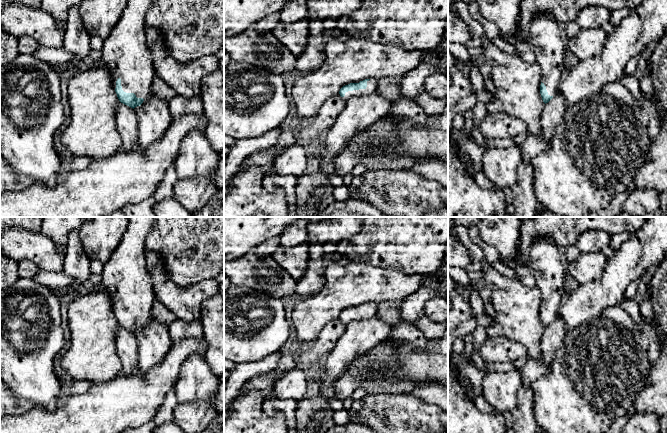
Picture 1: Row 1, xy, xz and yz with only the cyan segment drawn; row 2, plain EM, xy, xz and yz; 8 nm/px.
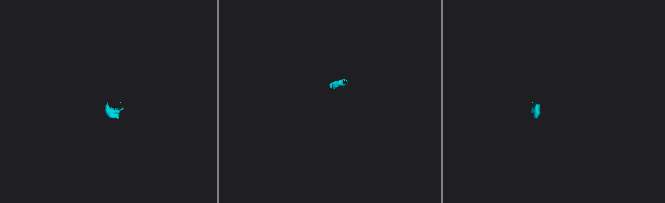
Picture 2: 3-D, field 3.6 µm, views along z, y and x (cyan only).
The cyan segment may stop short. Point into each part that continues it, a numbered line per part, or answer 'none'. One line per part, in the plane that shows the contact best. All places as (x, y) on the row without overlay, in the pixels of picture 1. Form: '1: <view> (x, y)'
1: xy (125, 278)

